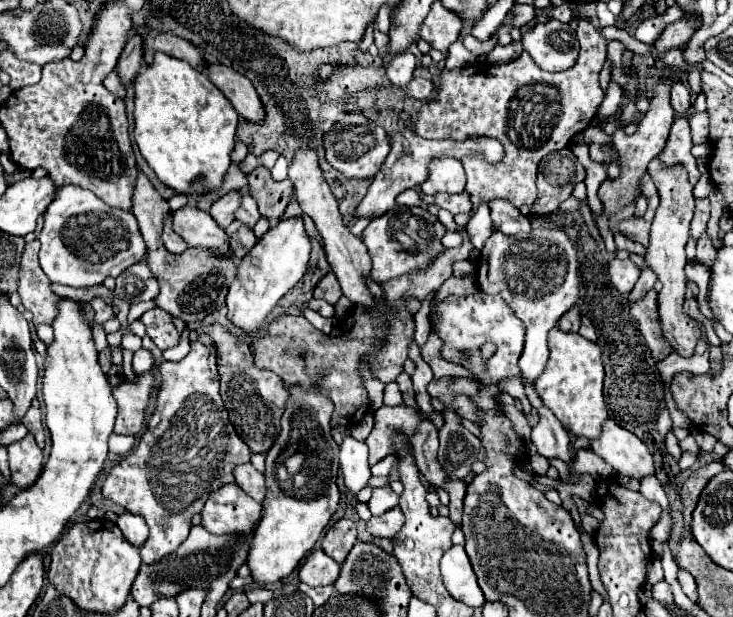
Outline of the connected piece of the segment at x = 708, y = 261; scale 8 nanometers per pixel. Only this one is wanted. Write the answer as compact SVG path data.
M704 231L704 233L700 235L700 239L698 239L696 257L698 257L698 261L700 261L702 265L706 265L706 267L710 267L710 265L714 263L714 259L716 259L716 249L714 249L712 239L708 237L706 231Z

